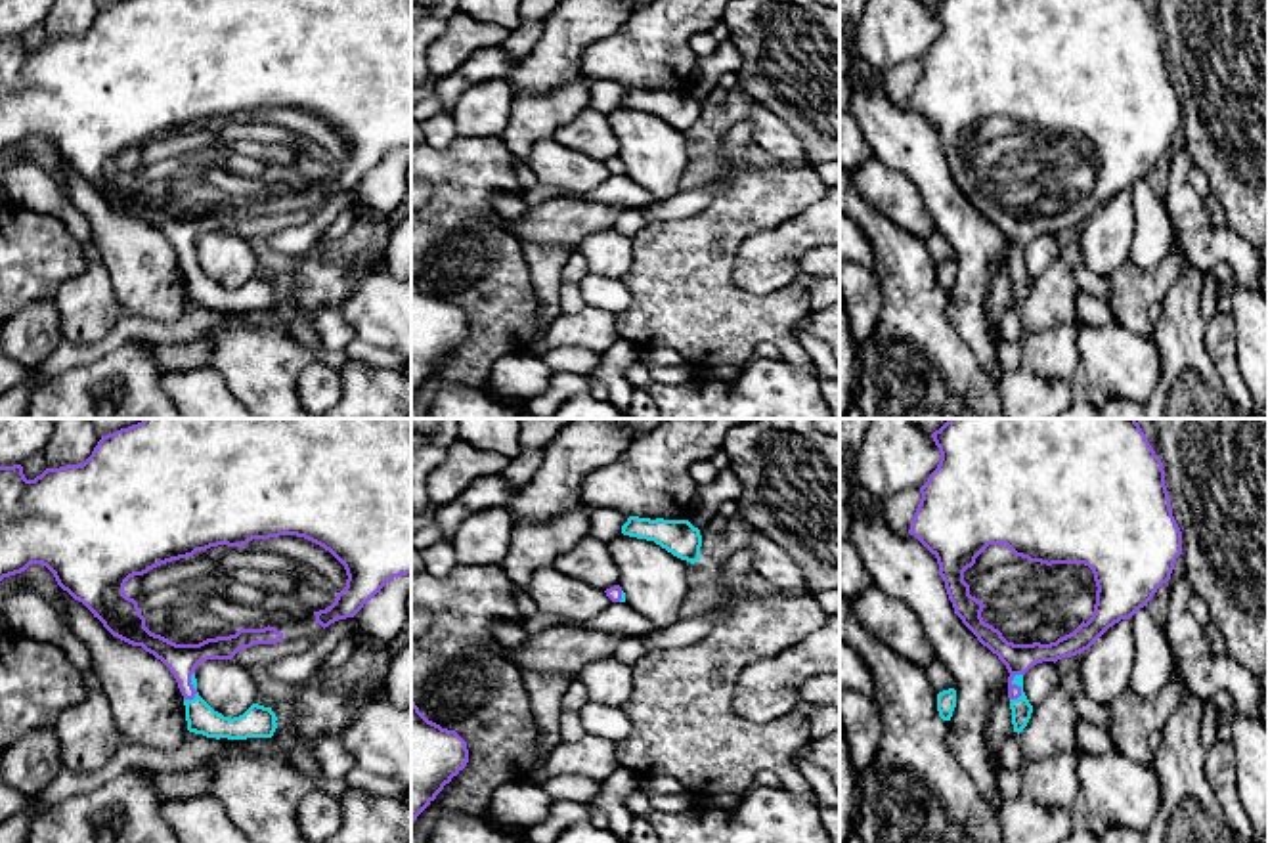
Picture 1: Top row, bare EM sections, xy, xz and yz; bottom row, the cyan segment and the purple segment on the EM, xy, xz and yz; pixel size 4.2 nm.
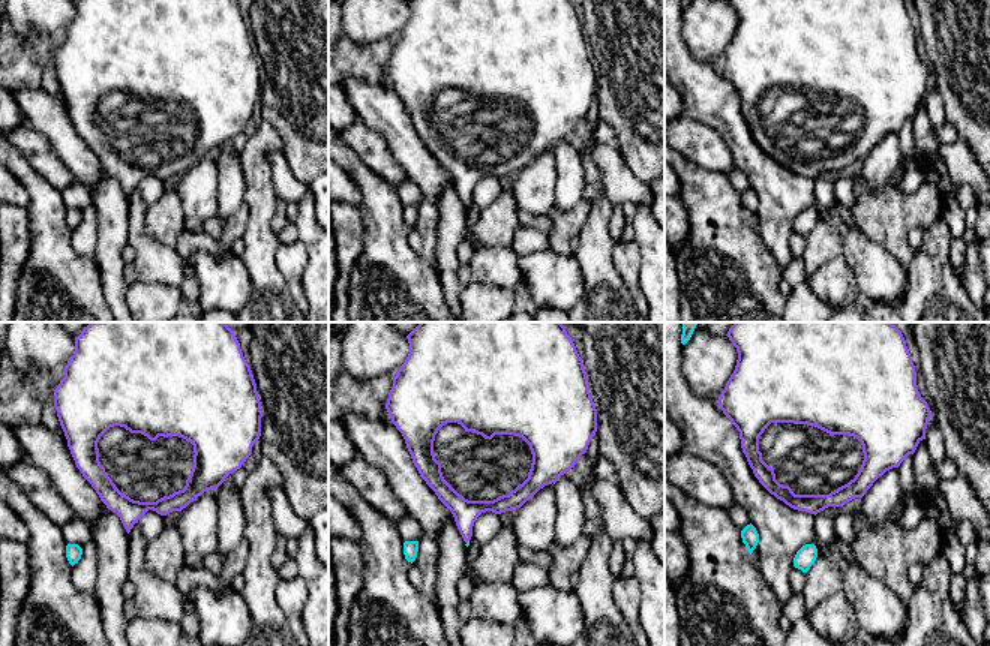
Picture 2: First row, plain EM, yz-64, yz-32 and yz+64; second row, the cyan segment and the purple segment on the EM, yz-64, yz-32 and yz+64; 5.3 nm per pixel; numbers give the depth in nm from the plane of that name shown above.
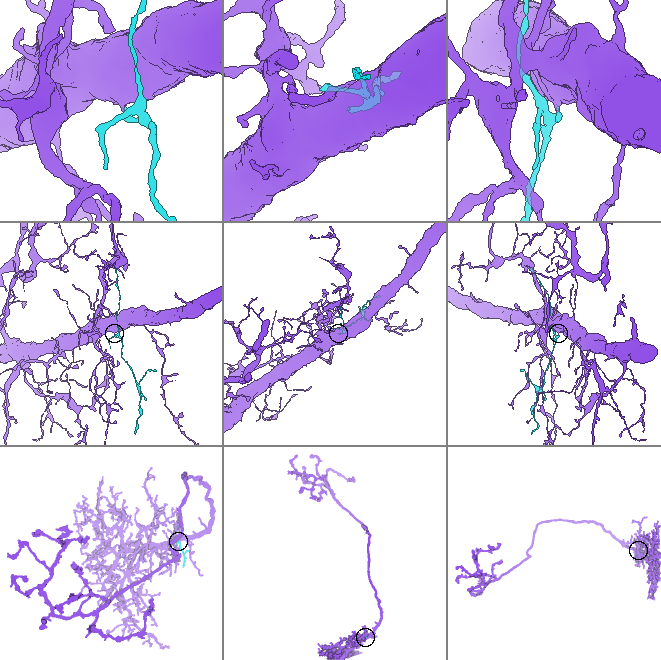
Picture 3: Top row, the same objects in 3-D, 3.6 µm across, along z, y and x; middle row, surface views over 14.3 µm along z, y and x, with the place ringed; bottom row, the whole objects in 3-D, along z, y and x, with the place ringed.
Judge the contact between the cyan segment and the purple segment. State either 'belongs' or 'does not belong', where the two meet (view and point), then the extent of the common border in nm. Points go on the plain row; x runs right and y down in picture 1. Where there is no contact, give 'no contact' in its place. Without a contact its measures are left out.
belongs; meets cyan in yz at (1018, 257); contact 130 nm long

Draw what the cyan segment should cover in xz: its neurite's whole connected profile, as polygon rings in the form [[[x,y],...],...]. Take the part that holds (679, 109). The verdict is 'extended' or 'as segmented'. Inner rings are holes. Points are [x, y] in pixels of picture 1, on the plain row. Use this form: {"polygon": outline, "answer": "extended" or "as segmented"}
{"polygon": [[[629,88],[622,105],[637,111],[654,113],[673,128],[690,136],[700,132],[702,107],[689,92],[639,90]]], "answer": "as segmented"}

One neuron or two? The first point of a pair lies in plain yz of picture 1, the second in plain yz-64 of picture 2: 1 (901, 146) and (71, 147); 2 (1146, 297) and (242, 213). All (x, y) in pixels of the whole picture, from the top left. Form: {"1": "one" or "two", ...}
{"1": "one", "2": "one"}

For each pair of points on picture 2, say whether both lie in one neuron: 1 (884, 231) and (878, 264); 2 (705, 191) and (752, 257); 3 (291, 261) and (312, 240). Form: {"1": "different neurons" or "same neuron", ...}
{"1": "different neurons", "2": "same neuron", "3": "different neurons"}

